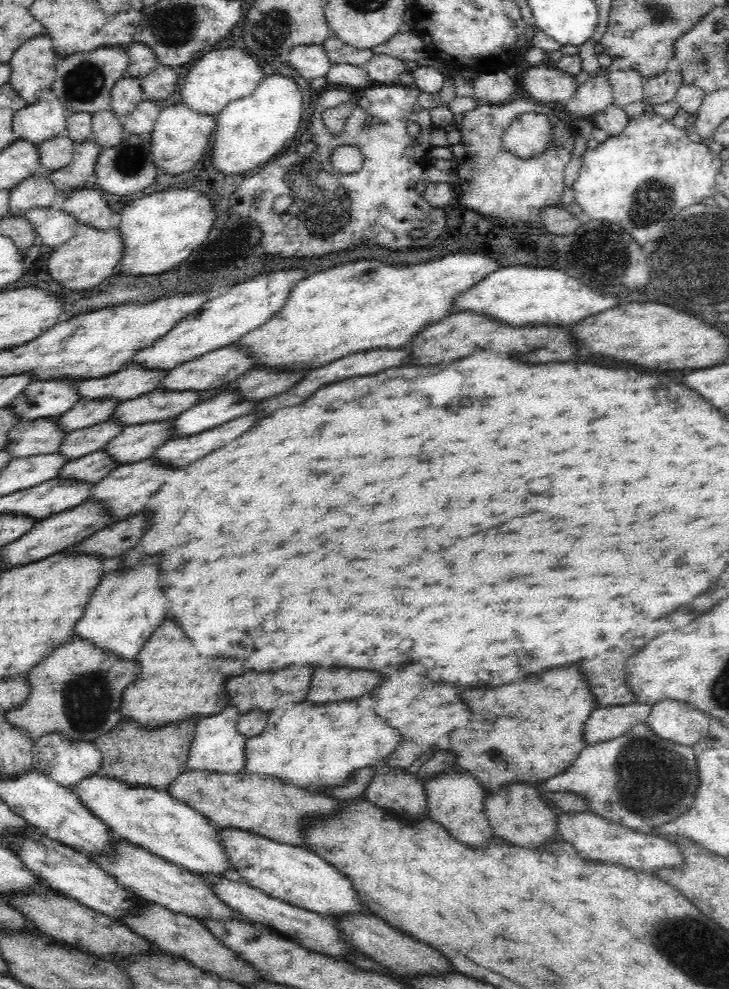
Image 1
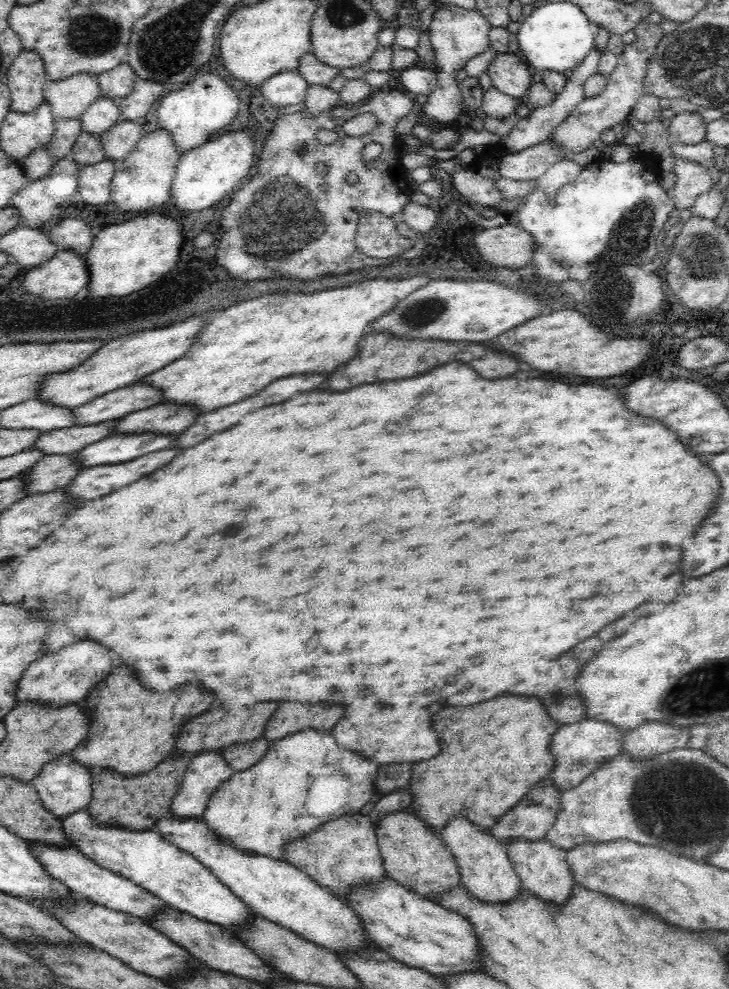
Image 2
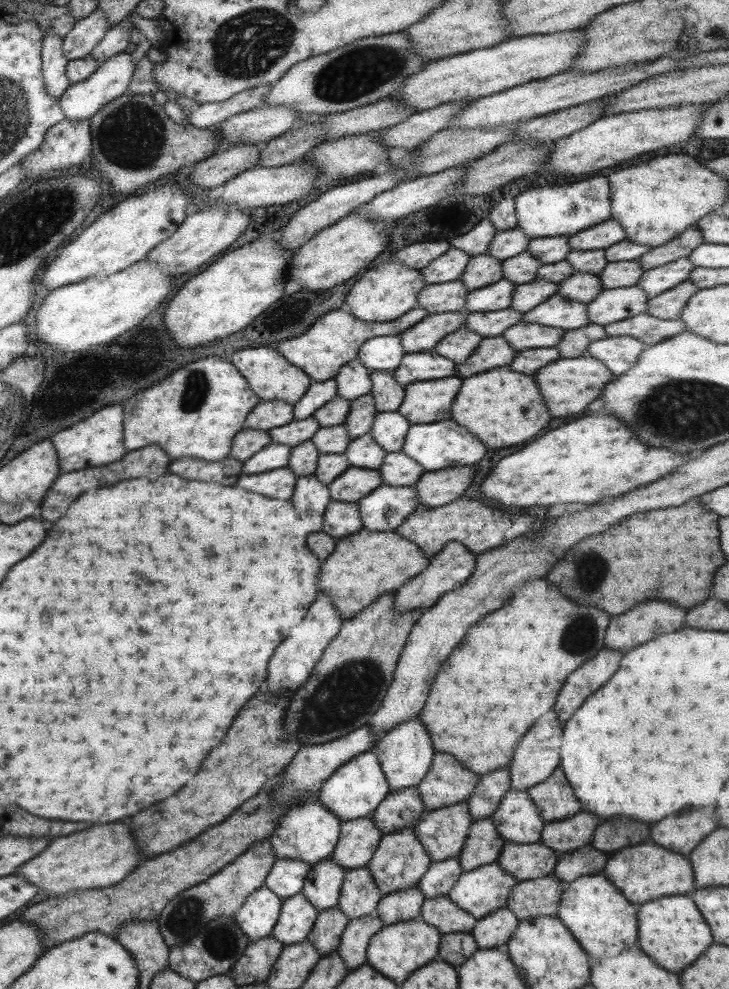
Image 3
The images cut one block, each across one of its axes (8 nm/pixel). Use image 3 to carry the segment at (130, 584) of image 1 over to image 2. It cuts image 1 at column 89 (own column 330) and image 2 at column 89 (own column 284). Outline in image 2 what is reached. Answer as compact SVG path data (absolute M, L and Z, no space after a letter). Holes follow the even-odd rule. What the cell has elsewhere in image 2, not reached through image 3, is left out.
M74 640L56 652L46 652L34 660L20 677L20 688L16 693L17 702L39 700L41 704L64 706L82 702L90 688L104 680L112 672L112 652L94 640Z

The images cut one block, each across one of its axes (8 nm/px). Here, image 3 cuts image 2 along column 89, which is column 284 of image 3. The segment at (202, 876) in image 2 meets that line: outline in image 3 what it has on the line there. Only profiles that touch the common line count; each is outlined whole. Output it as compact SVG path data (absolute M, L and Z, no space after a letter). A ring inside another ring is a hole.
M305 800L293 805L274 824L273 833L269 837L271 851L275 859L295 859L313 866L333 852L338 841L340 820L319 801Z

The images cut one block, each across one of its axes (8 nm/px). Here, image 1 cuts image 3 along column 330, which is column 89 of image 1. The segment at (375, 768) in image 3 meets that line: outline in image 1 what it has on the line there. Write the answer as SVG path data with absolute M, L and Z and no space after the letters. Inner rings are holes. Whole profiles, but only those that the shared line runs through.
M97 772L78 780L70 788L82 805L116 837L161 856L174 865L180 865L191 873L236 877L228 865L222 845L218 843L217 828L196 810L170 796L168 791L98 776Z

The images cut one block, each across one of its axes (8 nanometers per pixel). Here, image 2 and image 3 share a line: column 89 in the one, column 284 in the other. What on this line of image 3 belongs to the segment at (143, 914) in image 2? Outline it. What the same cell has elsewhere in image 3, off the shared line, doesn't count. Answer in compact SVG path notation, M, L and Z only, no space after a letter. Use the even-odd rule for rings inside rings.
M275 859L271 865L263 886L277 895L281 902L301 892L305 877L311 866L295 859Z

